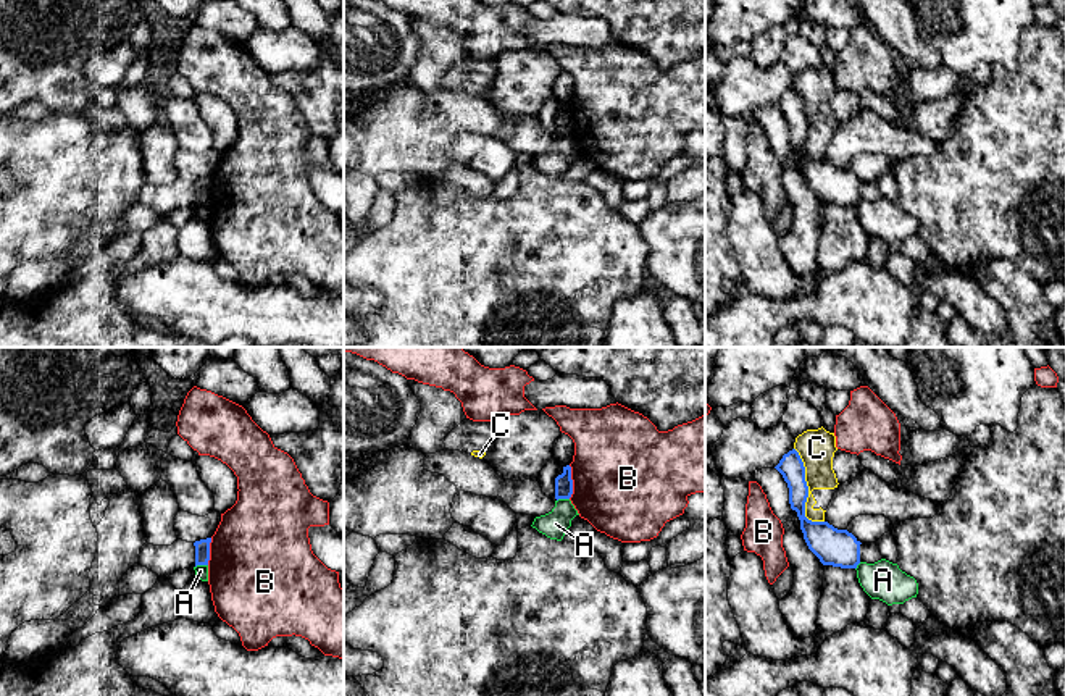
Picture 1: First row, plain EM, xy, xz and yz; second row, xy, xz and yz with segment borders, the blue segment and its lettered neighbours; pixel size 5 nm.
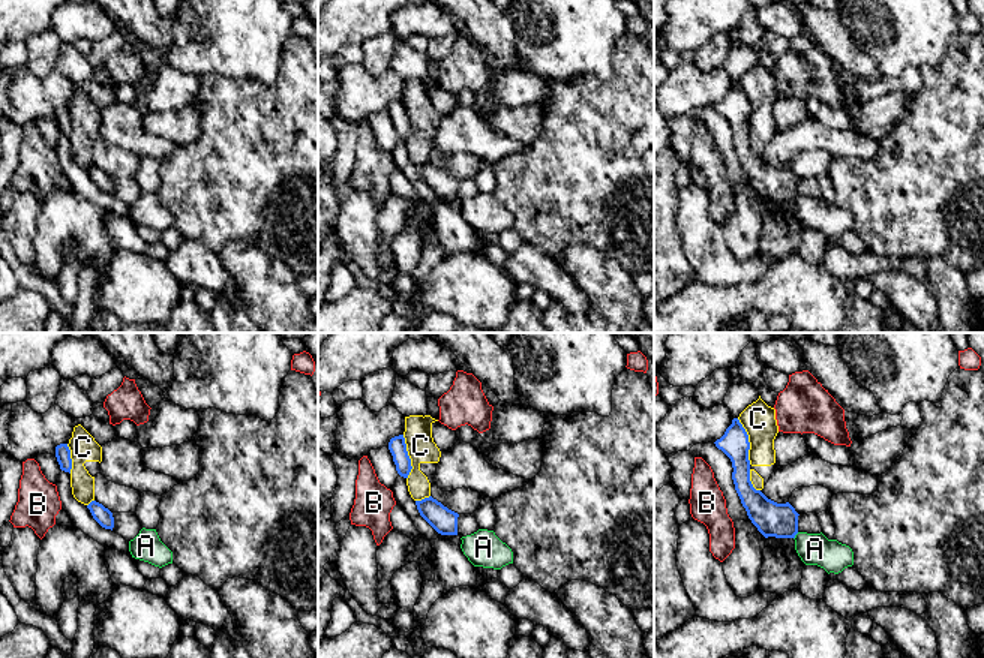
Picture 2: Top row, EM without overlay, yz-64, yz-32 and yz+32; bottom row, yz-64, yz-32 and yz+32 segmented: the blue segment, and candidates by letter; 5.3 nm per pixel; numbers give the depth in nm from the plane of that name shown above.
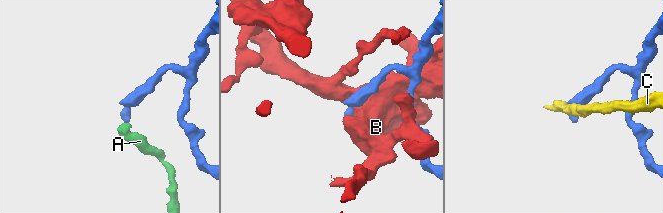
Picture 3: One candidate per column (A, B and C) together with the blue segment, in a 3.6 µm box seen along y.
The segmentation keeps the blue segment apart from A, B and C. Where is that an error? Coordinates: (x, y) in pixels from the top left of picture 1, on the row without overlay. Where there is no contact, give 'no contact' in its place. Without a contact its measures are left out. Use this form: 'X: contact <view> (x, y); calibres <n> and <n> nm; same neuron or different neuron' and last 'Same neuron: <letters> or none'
A: contact xy (200, 202); calibres 80 and 60 nm; different neuron
B: contact xz (572, 120); calibres 100 and 500 nm; different neuron
C: contact yz (807, 129); calibres 160 and 180 nm; different neuron
Same neuron: none

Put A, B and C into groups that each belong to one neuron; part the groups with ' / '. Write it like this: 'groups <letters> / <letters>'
groups A / B / C

